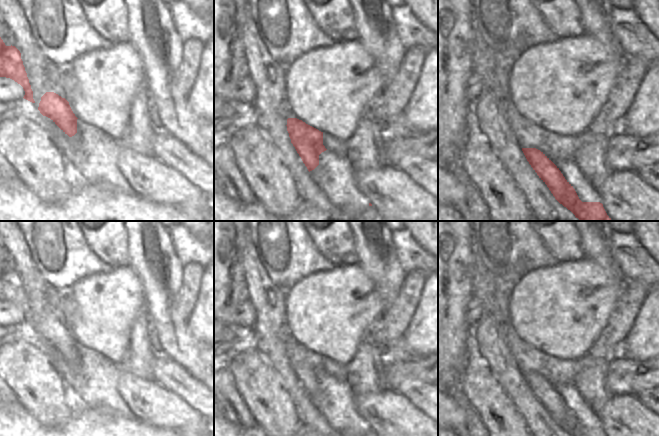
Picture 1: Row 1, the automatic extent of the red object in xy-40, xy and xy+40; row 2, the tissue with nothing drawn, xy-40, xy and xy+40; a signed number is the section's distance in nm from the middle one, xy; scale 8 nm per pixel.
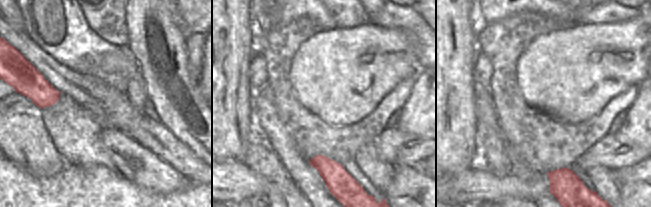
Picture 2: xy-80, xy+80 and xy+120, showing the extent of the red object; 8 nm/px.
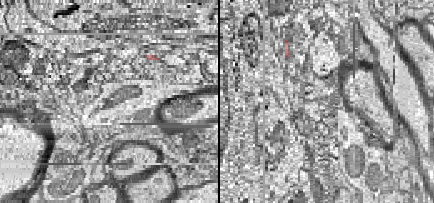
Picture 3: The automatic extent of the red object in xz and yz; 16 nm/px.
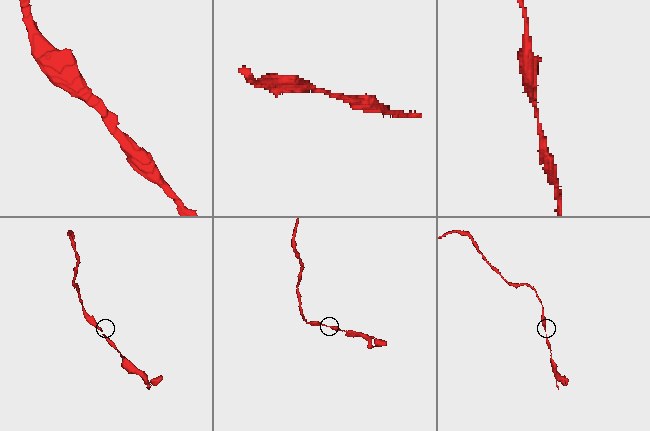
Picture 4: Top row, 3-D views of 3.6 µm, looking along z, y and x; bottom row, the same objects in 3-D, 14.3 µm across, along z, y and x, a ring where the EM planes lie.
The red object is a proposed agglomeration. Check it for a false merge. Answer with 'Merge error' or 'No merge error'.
No merge error.

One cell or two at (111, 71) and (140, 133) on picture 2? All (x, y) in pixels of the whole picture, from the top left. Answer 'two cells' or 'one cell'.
two cells

